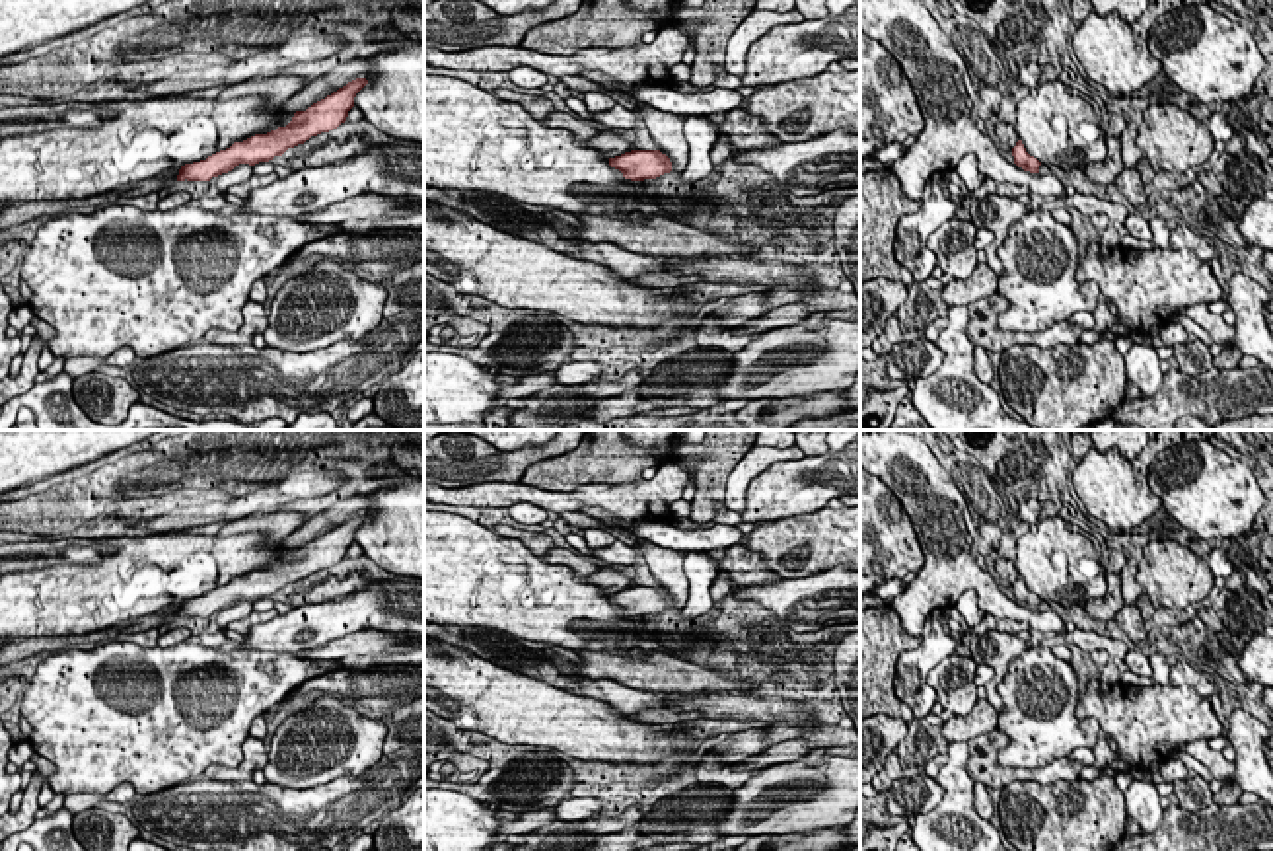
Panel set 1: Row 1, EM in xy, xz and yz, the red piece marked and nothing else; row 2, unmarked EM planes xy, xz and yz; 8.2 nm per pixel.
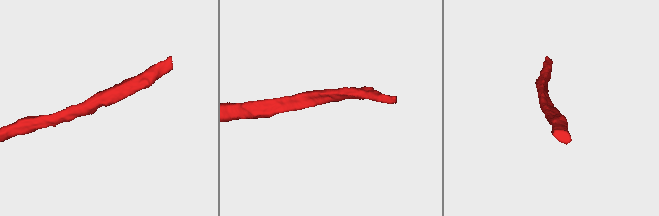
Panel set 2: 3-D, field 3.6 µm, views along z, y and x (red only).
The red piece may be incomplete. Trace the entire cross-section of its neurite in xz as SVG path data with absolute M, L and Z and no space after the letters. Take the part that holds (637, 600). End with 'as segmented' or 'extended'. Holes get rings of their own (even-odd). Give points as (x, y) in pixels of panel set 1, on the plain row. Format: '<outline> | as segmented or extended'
M631 586L609 594L609 602L619 606L625 615L644 617L656 615L672 608L672 598L660 586Z | as segmented

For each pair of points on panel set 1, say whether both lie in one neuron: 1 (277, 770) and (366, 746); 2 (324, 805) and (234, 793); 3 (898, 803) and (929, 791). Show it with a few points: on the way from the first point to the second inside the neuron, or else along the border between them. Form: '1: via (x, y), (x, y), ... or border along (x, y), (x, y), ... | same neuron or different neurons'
1: via (298, 756), (312, 746), (345, 746) | same neuron
2: via (302, 805), (283, 805), (269, 791), (255, 789) | same neuron
3: via (906, 797), (921, 793) | same neuron

